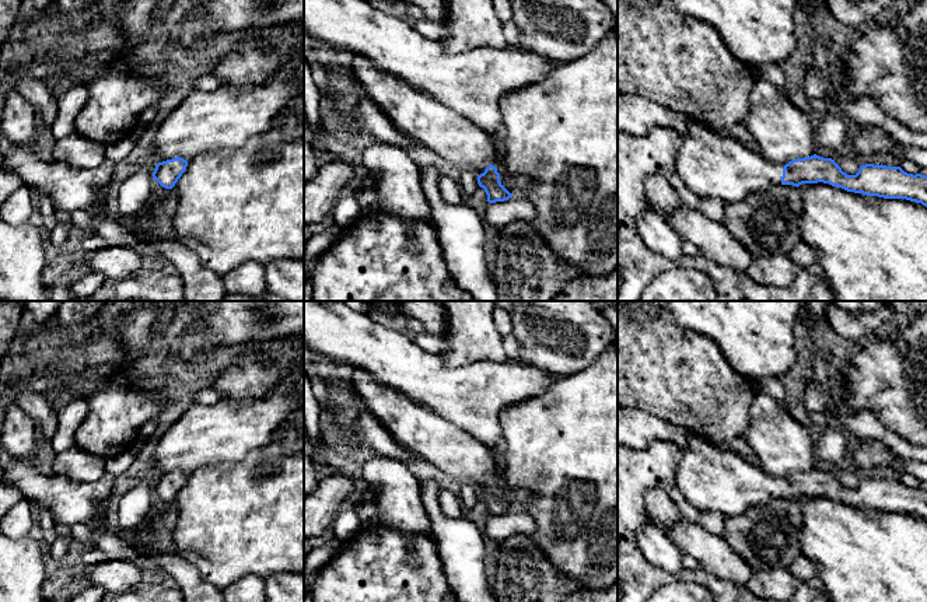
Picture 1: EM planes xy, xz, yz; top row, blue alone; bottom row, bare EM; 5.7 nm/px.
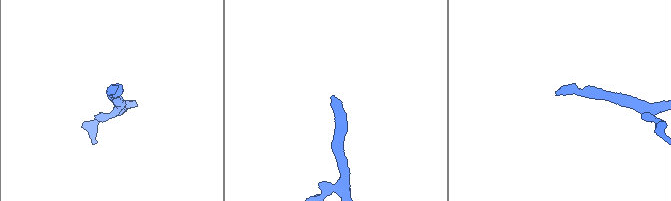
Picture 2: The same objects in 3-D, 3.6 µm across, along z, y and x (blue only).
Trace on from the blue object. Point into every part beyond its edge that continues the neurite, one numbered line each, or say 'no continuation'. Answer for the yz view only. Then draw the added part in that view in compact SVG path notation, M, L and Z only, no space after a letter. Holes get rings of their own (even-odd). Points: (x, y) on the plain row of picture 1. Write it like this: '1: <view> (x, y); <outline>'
1: yz (712, 478); M689 433L688 444L681 448L681 461L675 473L675 486L690 505L699 512L720 512L725 517L780 498L783 483L784 479L766 475L725 445L713 445L693 433Z

